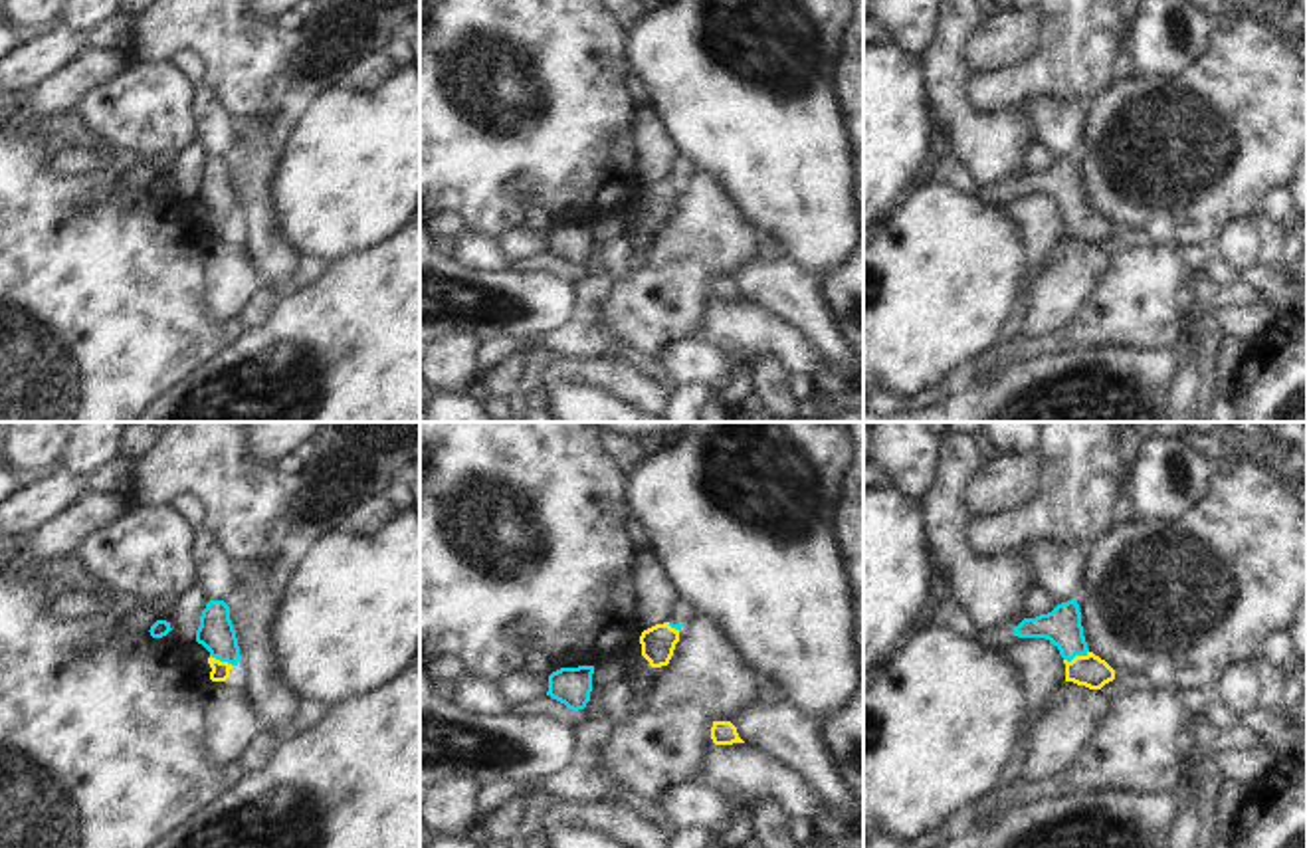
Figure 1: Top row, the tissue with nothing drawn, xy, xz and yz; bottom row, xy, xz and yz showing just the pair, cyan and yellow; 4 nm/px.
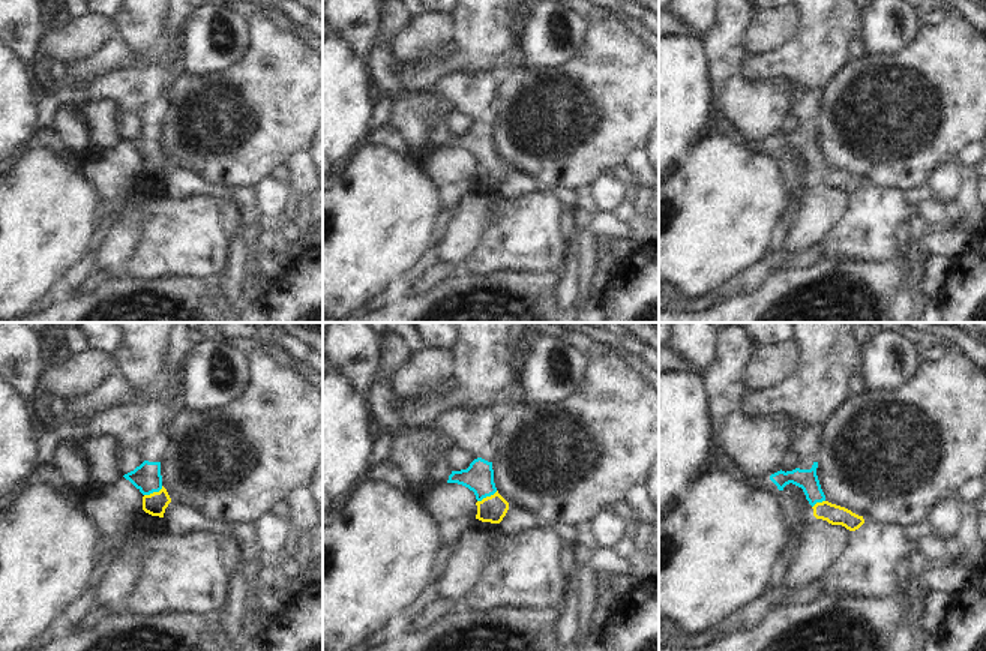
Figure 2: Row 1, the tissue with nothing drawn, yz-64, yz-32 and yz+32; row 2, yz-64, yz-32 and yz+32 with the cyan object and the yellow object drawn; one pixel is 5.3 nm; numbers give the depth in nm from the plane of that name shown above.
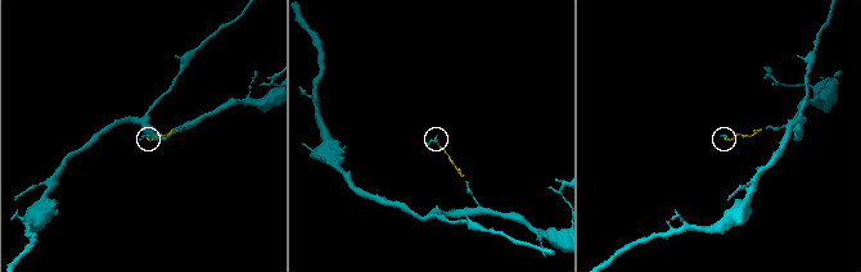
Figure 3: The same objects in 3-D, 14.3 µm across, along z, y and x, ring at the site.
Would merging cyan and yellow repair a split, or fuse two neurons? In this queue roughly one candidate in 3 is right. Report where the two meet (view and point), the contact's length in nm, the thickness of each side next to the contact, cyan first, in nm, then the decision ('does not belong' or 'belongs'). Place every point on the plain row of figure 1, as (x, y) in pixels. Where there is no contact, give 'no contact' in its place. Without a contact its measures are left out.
meets cyan in yz at (1076, 211); contact 110 nm long; 160 nm thick on the cyan side, 130 nm on the other; belongs

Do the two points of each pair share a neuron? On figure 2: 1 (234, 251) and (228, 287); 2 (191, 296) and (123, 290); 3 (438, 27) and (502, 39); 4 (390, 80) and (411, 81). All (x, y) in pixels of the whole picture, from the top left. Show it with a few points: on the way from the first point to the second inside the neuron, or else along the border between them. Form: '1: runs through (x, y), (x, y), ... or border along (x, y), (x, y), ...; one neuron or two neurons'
1: runs through (234, 260), (233, 278); one neuron
2: runs through (174, 296), (146, 287), (140, 290); one neuron
3: border along (453, 15), (453, 41), (450, 44); two neurons
4: border along (405, 71), (399, 78), (401, 87); two neurons

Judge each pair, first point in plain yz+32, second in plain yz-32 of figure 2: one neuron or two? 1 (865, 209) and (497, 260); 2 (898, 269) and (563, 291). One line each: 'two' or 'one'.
1: one
2: two

